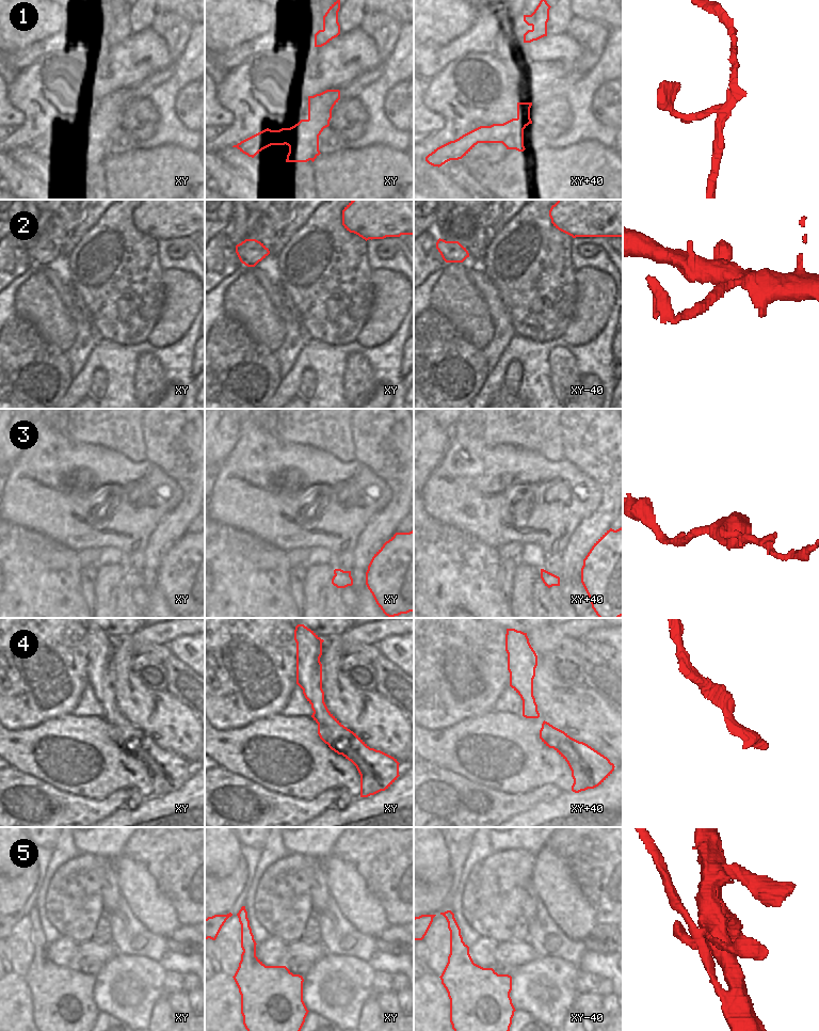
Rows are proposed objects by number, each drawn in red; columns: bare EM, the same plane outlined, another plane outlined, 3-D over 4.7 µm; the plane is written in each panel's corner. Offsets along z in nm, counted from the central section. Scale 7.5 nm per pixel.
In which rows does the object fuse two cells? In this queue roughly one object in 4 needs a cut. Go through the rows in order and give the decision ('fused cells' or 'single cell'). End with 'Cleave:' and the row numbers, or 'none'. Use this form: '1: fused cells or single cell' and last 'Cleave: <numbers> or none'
1: fused cells
2: fused cells
3: single cell
4: single cell
5: single cell
Cleave: 1, 2

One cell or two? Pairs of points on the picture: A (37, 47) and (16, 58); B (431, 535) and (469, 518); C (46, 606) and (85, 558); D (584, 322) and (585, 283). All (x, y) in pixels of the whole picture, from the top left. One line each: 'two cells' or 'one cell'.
A: one cell
B: two cells
C: two cells
D: one cell

